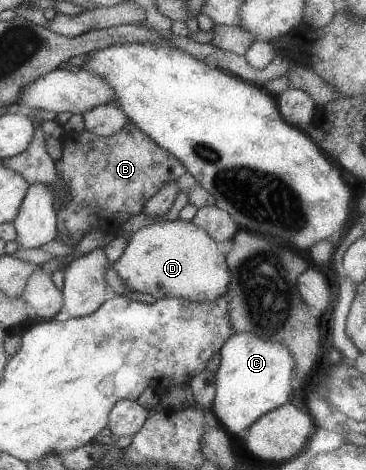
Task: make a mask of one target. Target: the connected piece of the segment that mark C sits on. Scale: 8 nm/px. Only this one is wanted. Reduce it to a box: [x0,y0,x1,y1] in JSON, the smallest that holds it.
[210,332,294,437]

